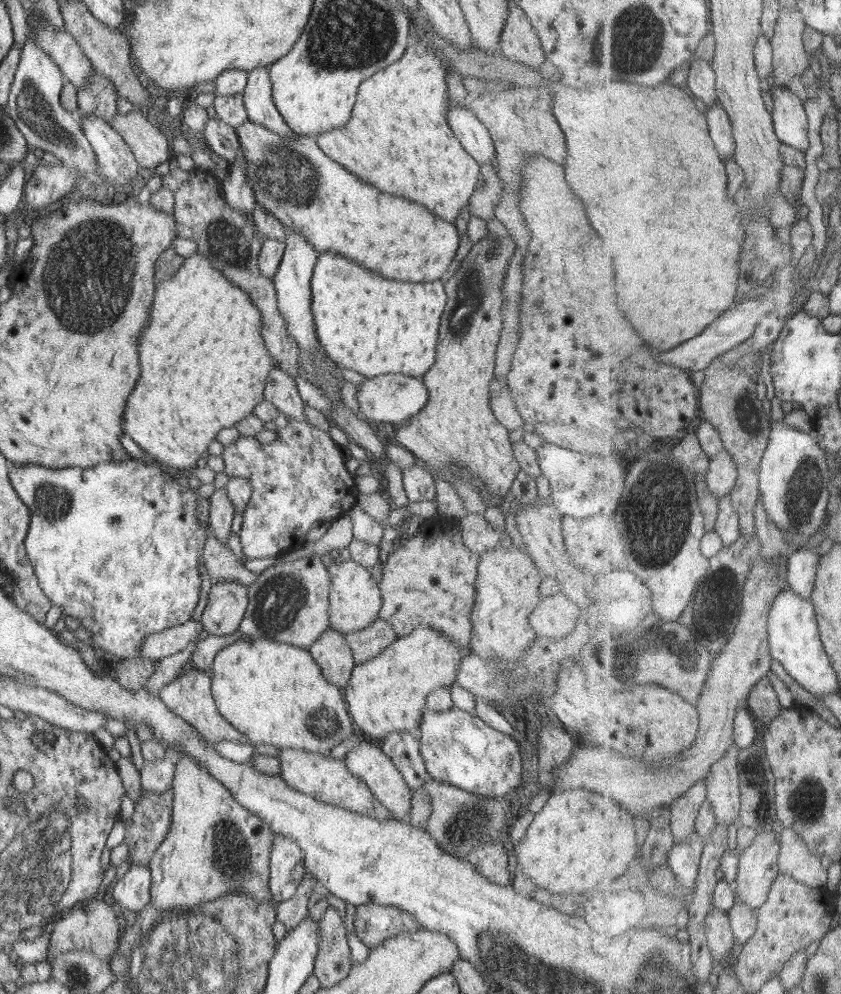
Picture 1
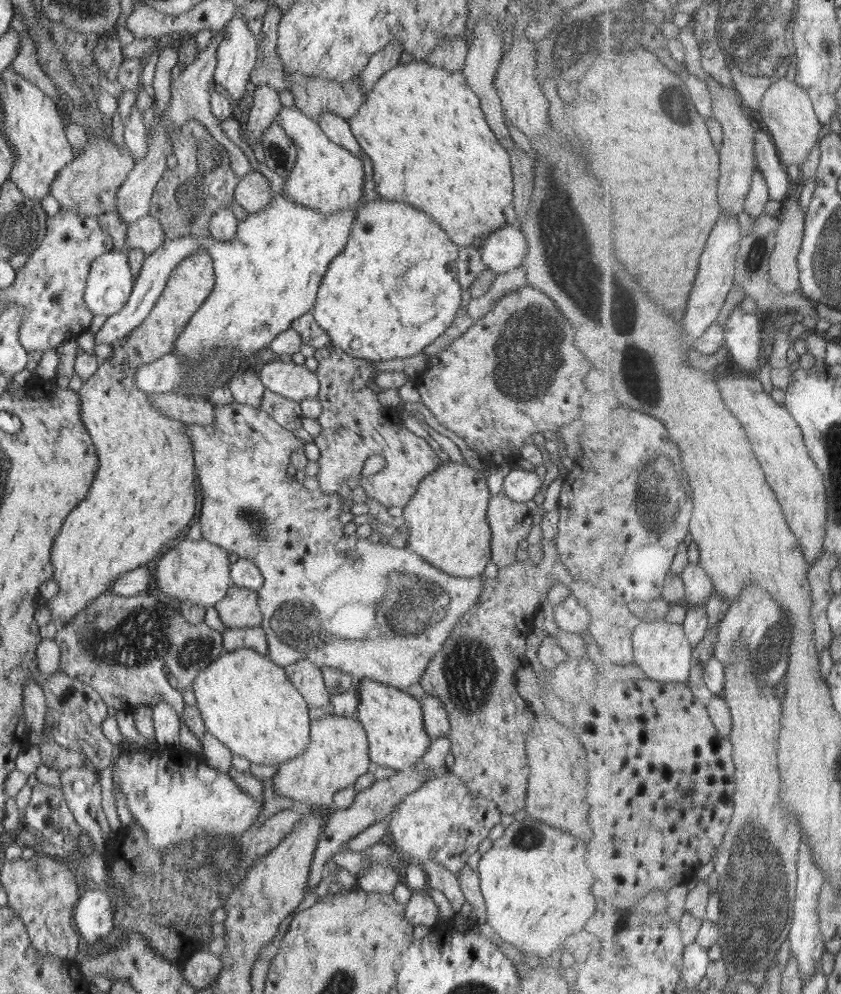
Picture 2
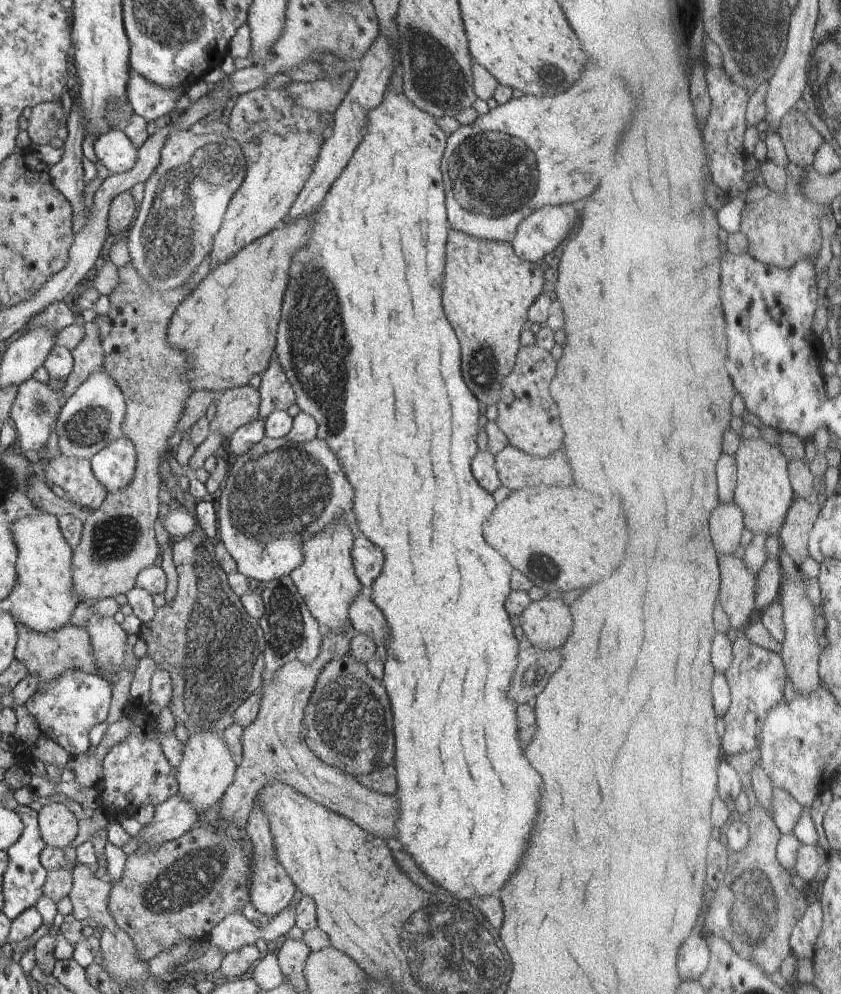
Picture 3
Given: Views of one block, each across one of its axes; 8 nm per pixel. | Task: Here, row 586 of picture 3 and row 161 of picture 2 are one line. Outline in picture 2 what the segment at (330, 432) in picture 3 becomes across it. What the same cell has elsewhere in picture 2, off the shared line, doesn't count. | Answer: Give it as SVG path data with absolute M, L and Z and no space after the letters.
M415 59L379 75L366 100L347 118L355 140L372 163L372 179L380 197L407 202L428 214L459 247L478 246L494 230L505 226L505 216L511 218L513 212L510 158L487 128L479 104L461 71L446 71Z

